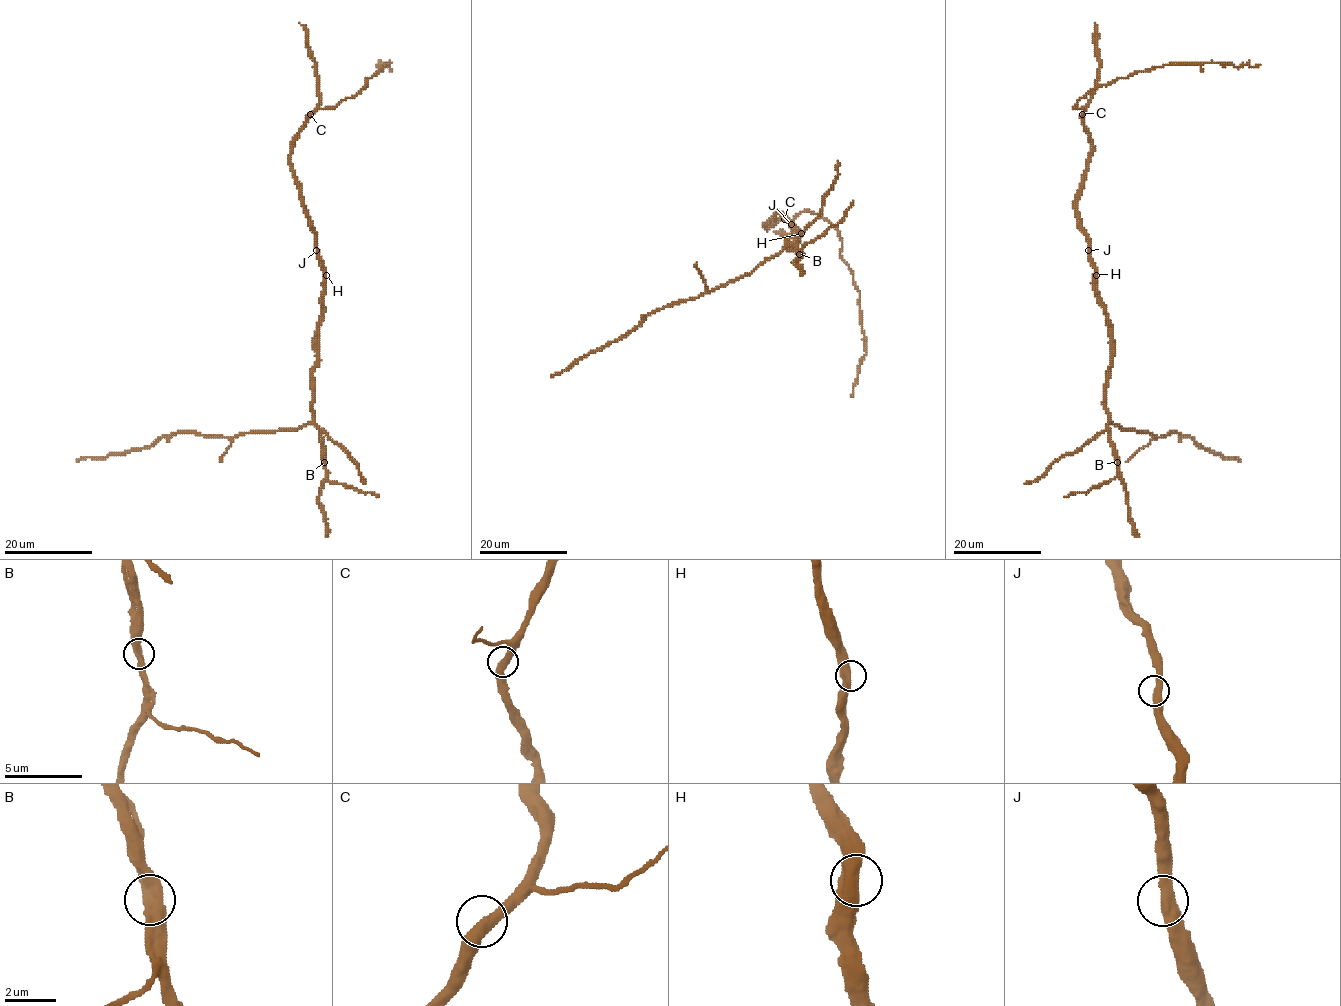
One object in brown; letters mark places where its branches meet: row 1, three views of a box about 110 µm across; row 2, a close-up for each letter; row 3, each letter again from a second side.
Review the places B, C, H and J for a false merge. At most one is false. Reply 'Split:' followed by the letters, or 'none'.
Split: none

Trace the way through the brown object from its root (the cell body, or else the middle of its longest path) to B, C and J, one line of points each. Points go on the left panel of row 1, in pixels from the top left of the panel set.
B: (323, 275), (323, 314), (317, 336), (317, 366), (313, 372), (313, 412), (314, 424), (319, 430), (324, 462)
C: (323, 275), (316, 234), (310, 226), (291, 163), (292, 139), (310, 114)
J: (323, 275), (323, 264), (316, 250)

